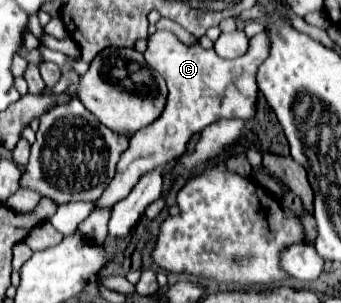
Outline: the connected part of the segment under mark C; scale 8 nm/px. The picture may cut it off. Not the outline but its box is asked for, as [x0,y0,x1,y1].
[98,32,268,208]

